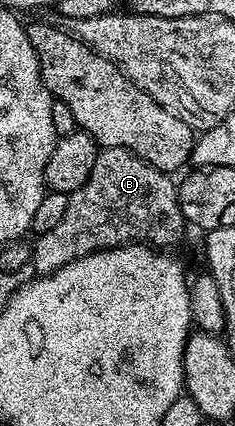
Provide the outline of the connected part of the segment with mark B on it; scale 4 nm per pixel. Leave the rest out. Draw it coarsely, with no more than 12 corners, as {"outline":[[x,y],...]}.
{"outline":[[101,148],[63,218],[32,241],[34,273],[105,248],[167,250],[178,185]]}

